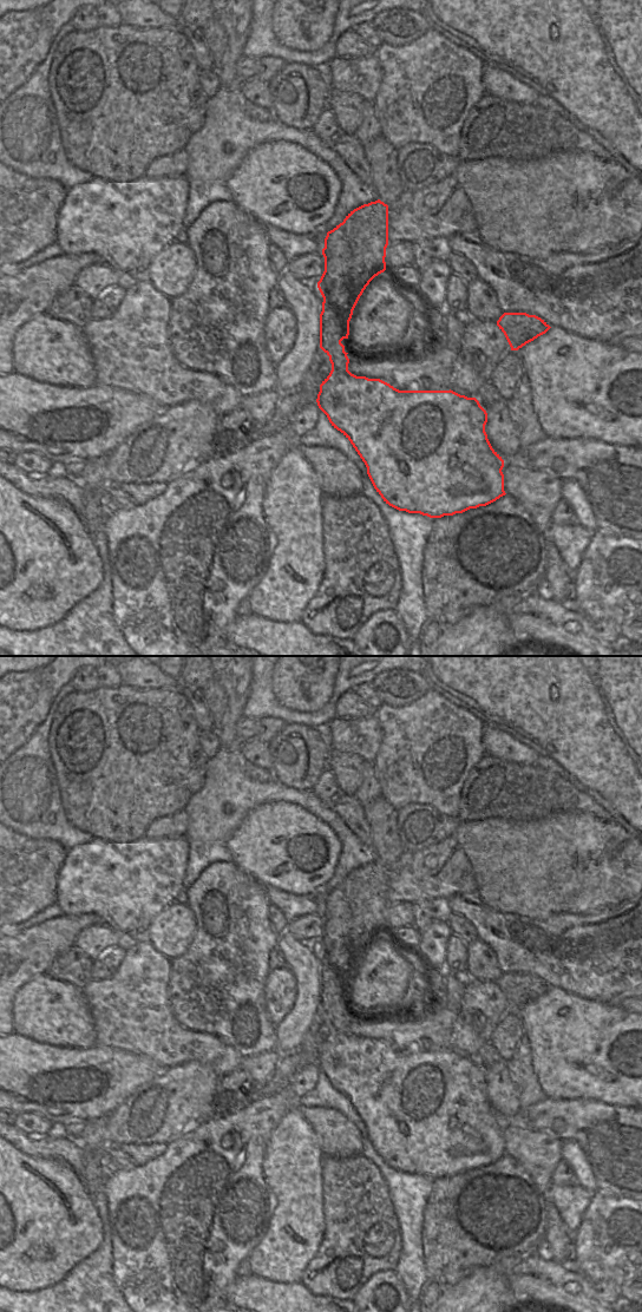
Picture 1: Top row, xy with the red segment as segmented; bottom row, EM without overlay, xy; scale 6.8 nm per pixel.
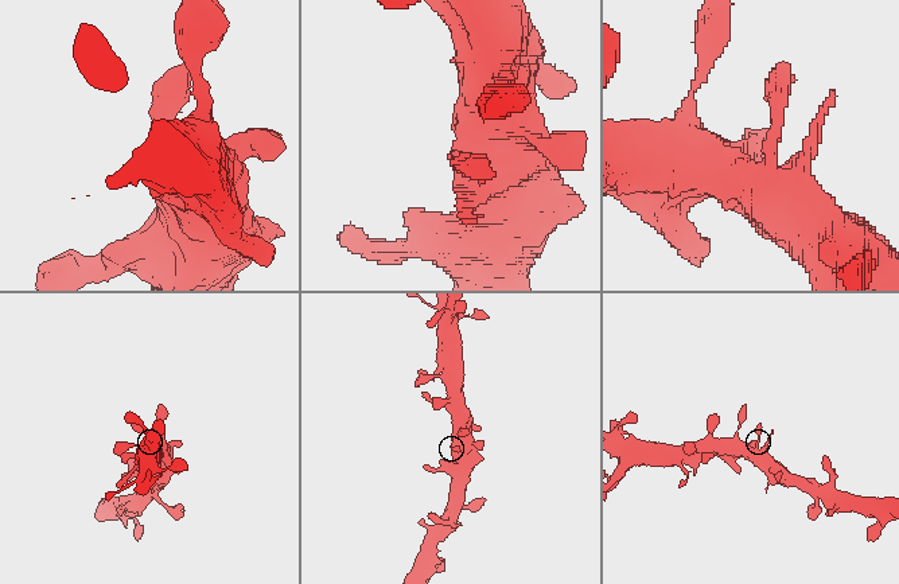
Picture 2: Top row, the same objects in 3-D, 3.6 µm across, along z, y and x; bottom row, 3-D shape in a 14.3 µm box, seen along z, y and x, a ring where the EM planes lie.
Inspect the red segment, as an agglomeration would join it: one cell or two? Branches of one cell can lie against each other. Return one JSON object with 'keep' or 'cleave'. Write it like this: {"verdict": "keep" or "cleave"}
{"verdict": "keep"}

